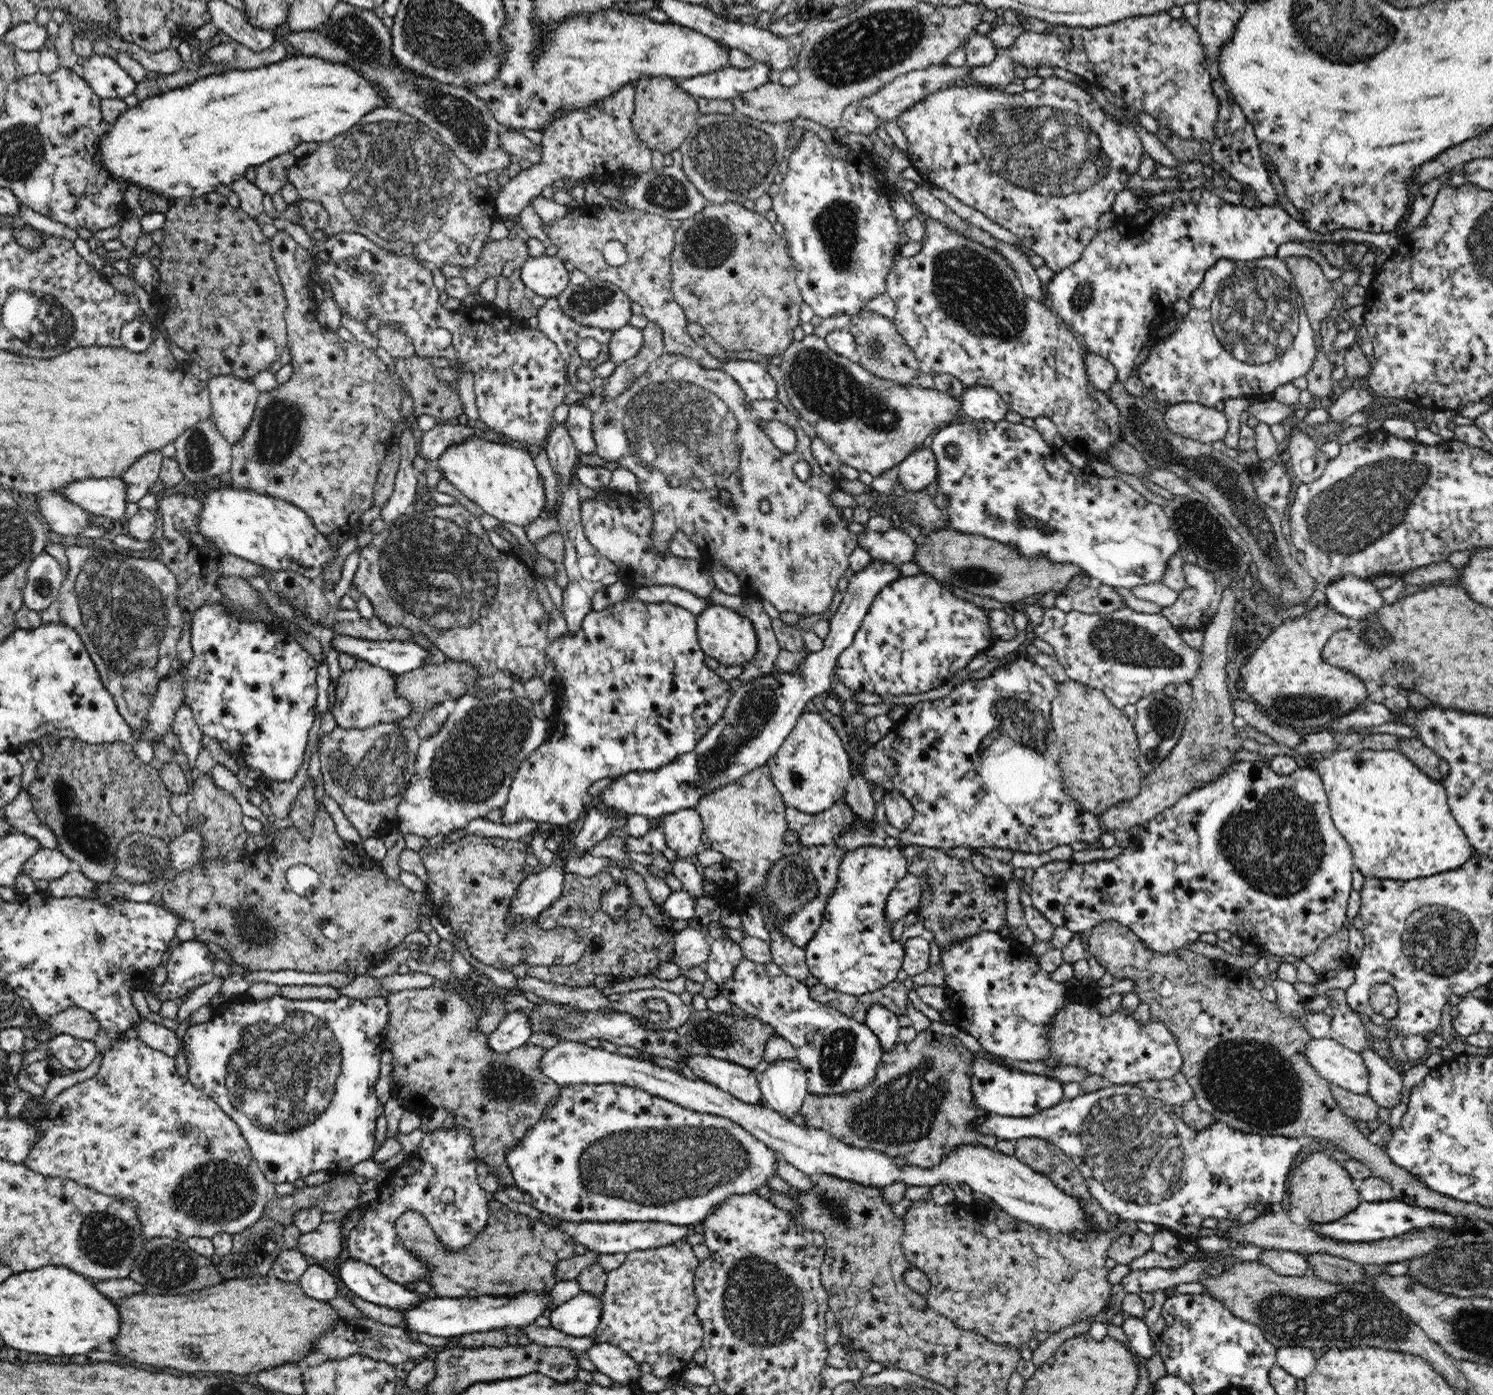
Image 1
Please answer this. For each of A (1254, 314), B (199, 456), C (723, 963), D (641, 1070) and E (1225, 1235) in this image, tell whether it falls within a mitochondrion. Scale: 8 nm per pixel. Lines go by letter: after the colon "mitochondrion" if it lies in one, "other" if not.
A: mitochondrion
B: mitochondrion
C: other
D: other
E: other

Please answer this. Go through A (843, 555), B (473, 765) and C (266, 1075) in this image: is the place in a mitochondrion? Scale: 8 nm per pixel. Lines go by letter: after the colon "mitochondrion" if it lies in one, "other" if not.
A: other
B: mitochondrion
C: mitochondrion

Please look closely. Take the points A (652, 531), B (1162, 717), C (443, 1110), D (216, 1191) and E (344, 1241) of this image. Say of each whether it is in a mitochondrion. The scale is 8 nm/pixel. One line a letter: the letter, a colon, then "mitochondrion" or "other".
A: other
B: mitochondrion
C: other
D: mitochondrion
E: other

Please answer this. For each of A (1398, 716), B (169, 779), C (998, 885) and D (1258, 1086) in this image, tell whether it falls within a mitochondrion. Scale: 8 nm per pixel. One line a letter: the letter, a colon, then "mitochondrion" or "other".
A: other
B: other
C: other
D: mitochondrion

